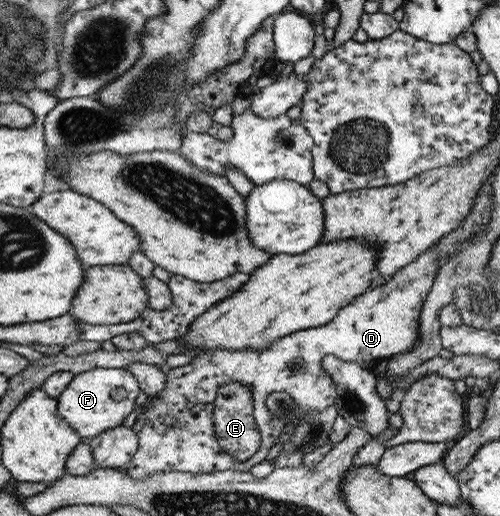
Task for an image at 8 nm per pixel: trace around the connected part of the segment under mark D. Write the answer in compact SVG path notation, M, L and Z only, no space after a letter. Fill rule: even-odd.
M437 243L429 247L428 251L417 256L413 263L407 264L401 271L395 272L386 284L377 286L363 295L357 296L345 309L341 310L337 317L329 324L321 325L301 332L295 332L279 341L275 341L266 349L260 351L226 351L226 349L216 349L212 353L200 353L193 357L193 360L184 366L173 368L166 375L166 387L159 391L157 395L151 395L147 399L145 411L139 415L138 420L132 426L137 432L139 448L132 463L127 470L129 476L133 478L145 478L149 474L163 471L178 471L207 473L216 471L250 470L251 467L265 461L269 455L269 433L275 441L275 435L287 435L289 425L285 424L283 418L273 416L269 410L267 399L273 393L286 392L295 399L299 409L315 409L323 411L329 405L335 404L337 399L337 389L334 380L326 373L323 361L325 357L334 356L341 361L357 361L361 367L373 371L383 358L391 359L403 353L411 352L418 347L421 341L421 313L423 313L424 301L429 292L432 291L436 275L440 269L439 255L437 255ZM237 381L252 389L253 405L255 405L256 424L260 428L260 450L256 456L247 461L236 461L233 456L226 455L219 448L214 437L214 404L218 389L221 385Z

